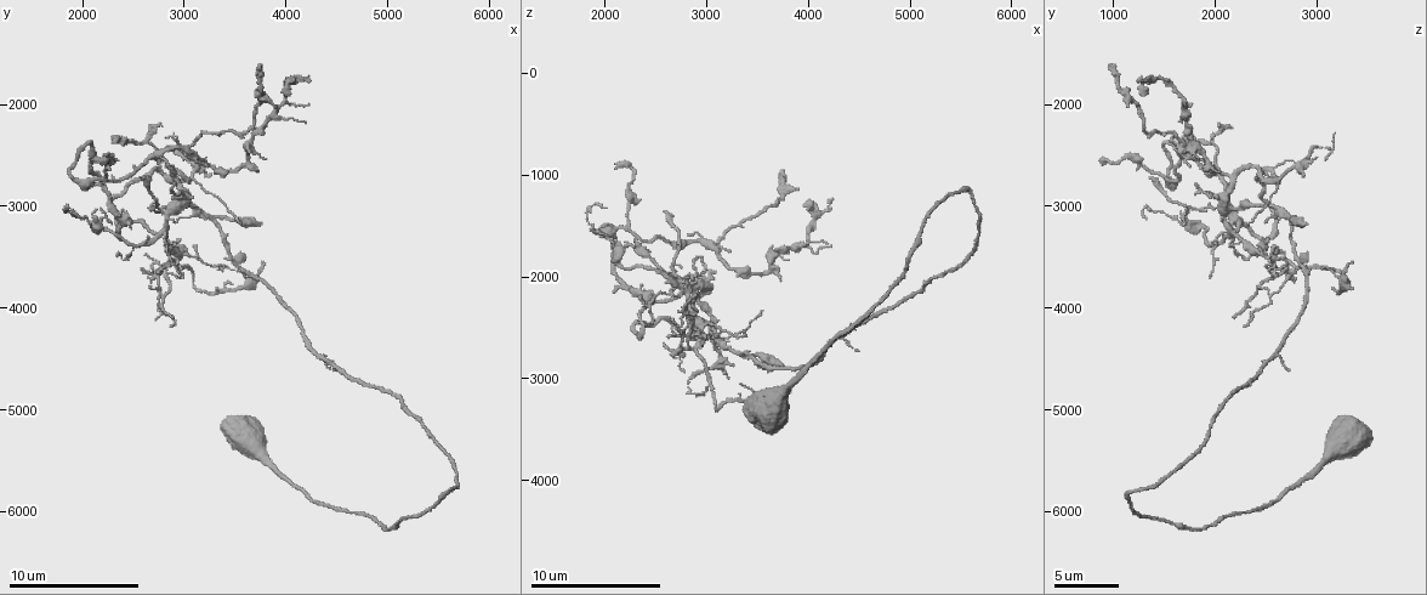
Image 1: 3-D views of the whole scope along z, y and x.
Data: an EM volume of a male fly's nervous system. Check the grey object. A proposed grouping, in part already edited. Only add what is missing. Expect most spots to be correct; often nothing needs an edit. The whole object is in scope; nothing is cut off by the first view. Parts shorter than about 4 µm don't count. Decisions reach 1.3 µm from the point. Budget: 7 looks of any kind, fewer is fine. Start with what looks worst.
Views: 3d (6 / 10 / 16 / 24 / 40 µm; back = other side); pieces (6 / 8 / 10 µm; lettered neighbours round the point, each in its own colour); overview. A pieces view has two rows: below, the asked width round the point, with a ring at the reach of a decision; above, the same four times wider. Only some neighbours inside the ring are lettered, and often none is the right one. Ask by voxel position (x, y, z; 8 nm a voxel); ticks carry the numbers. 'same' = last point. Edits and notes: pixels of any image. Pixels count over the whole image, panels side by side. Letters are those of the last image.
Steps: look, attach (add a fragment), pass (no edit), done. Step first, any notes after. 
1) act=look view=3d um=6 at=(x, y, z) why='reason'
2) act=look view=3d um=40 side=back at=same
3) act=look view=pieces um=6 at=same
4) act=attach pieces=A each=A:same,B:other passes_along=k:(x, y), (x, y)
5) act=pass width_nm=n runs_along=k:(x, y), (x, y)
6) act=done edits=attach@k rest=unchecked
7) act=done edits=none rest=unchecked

act=look view=pieces um=6 at=(3720, 1660, 980) why='an open end'

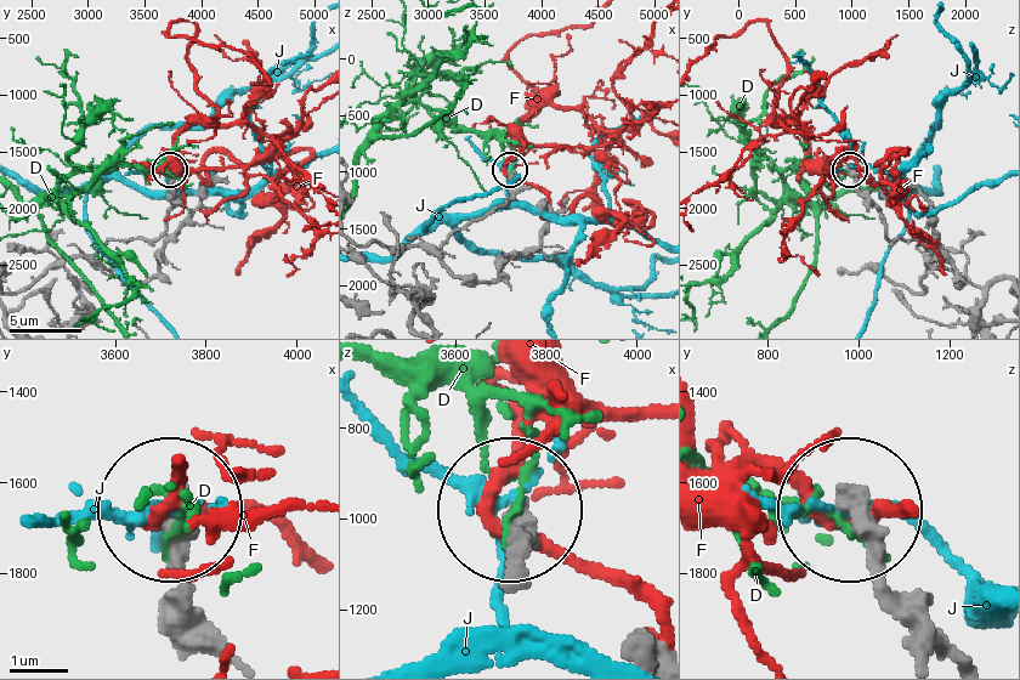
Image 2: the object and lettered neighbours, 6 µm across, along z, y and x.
act=pass each=D:other,F:other,J:other runs_along=2:(361, 245), (441, 245), (459, 230), (506, 205), (510, 170) found='none of them fits'

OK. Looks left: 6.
act=look view=3d um=10 at=(2680, 2200, 2160) why='branch stops here'

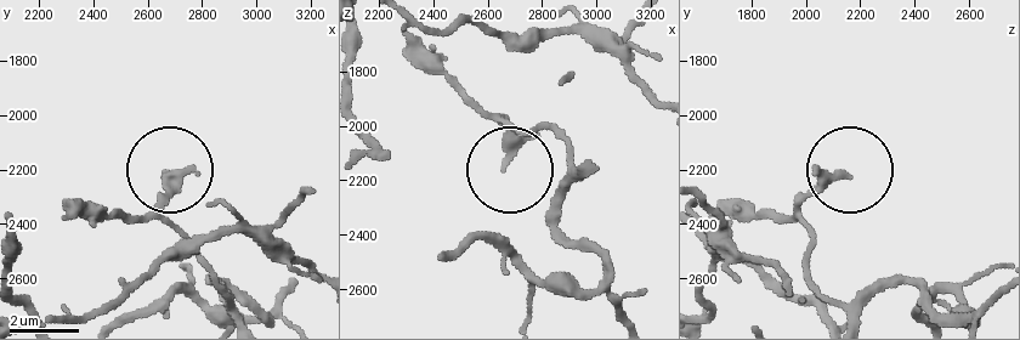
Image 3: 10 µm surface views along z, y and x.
act=look view=pieces um=6 at=(2660, 2220, 2130) why='what lies round it'

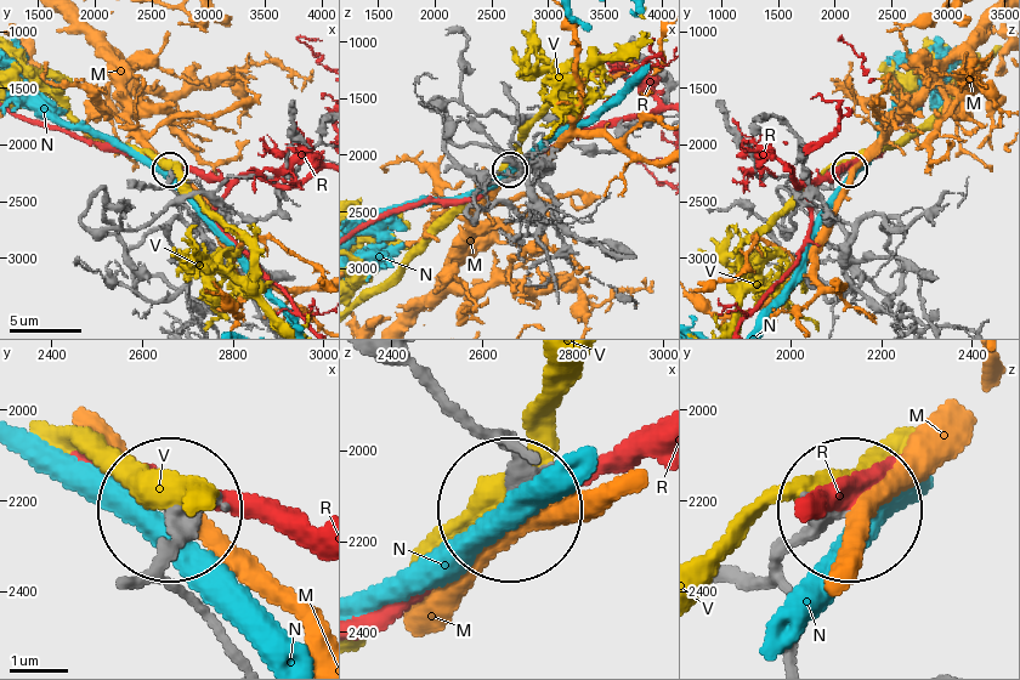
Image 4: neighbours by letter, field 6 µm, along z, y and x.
act=pass each=M:other,N:other,R:other,V:other runs_along=4:(792, 656), (792, 555), (845, 516) found='no lettered fragment goes on from it'

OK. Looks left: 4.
act=look view=pieces um=10 at=(3740, 3200, 2860) why='branch stops here'

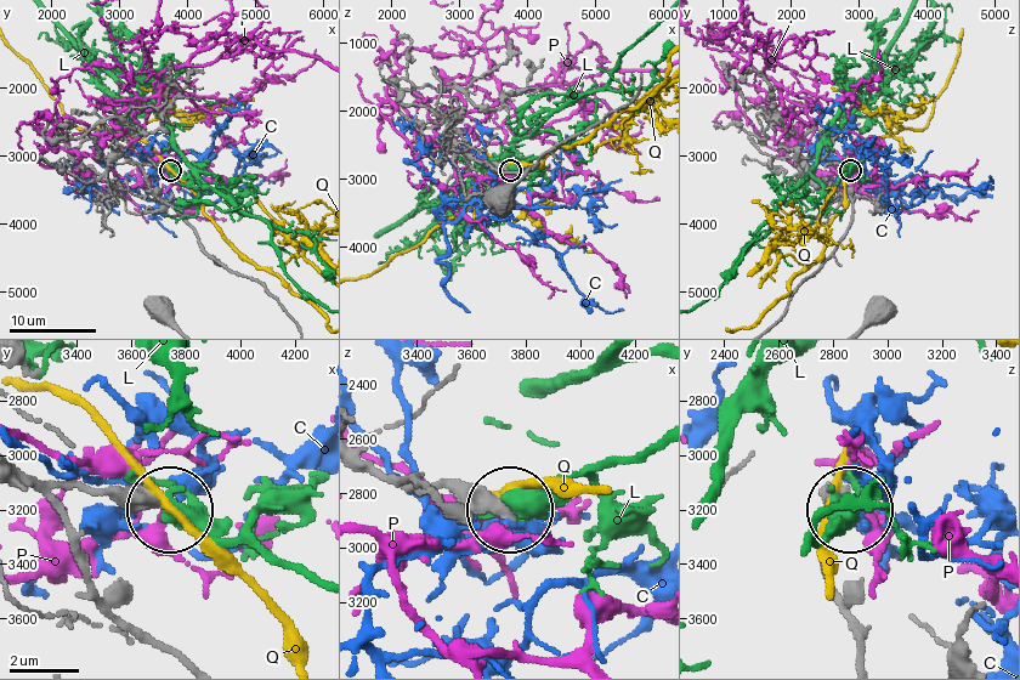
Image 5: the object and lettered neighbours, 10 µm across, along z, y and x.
act=pass each=C:other,L:other,P:other,Q:other runs_along=5:(215, 261), (192, 227), (151, 188), (142, 166), (170, 168) found='no lettered fragment goes on from it'

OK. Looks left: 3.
act=done edits=none rest=unchecked

